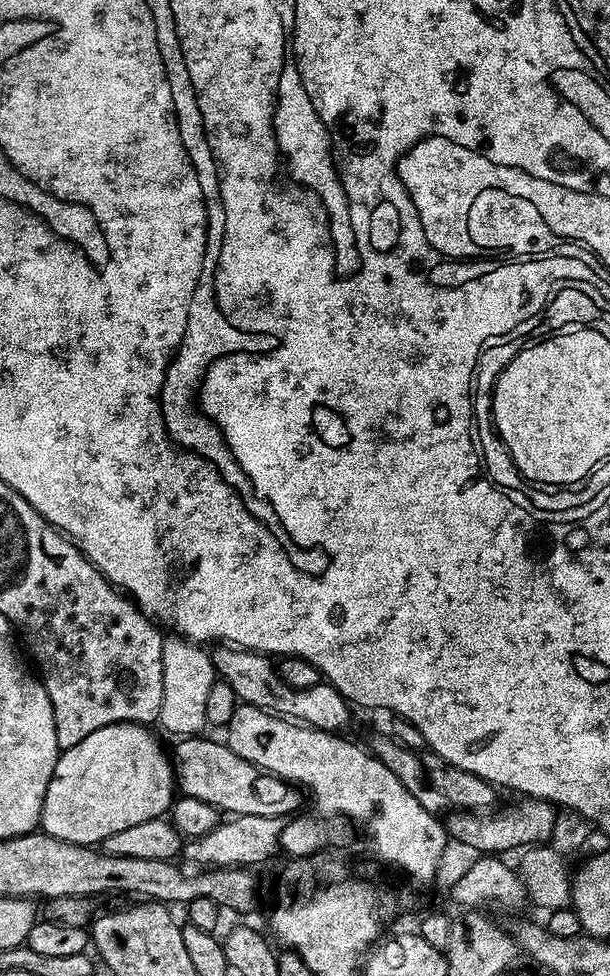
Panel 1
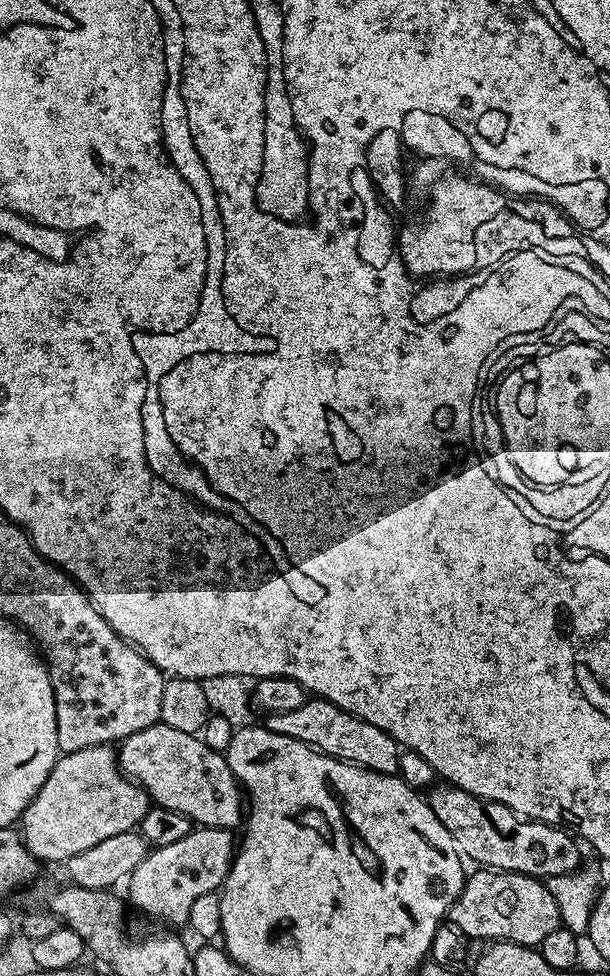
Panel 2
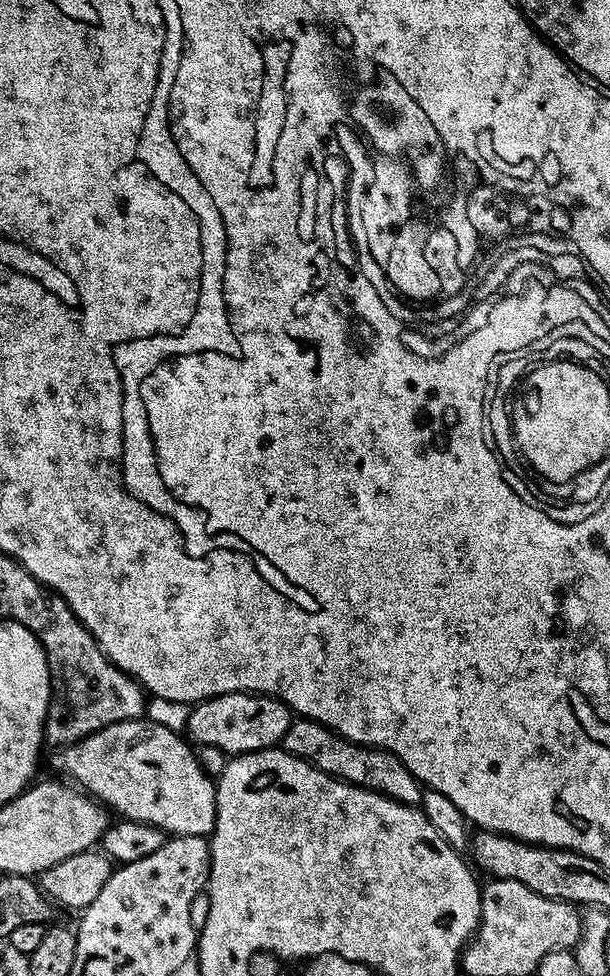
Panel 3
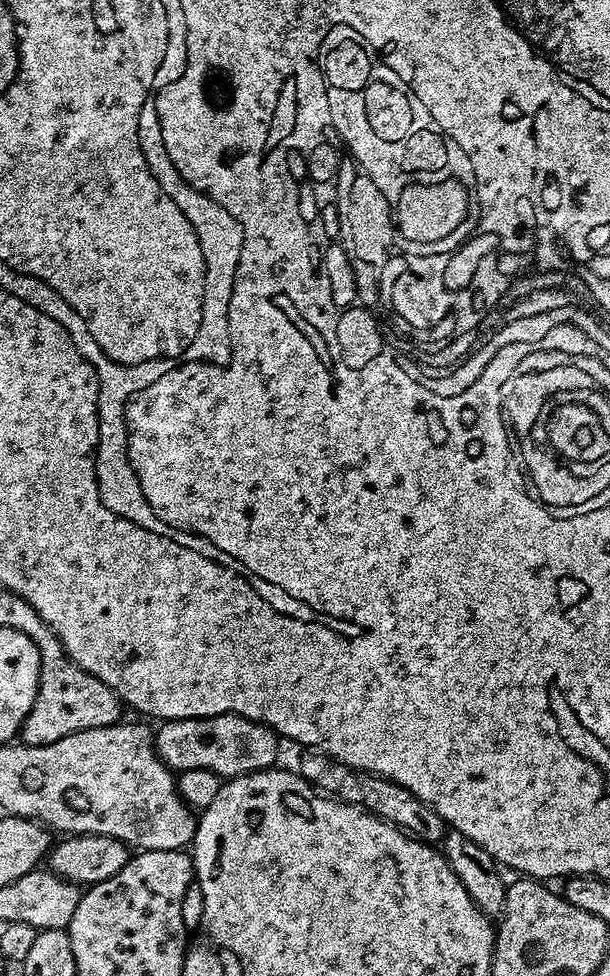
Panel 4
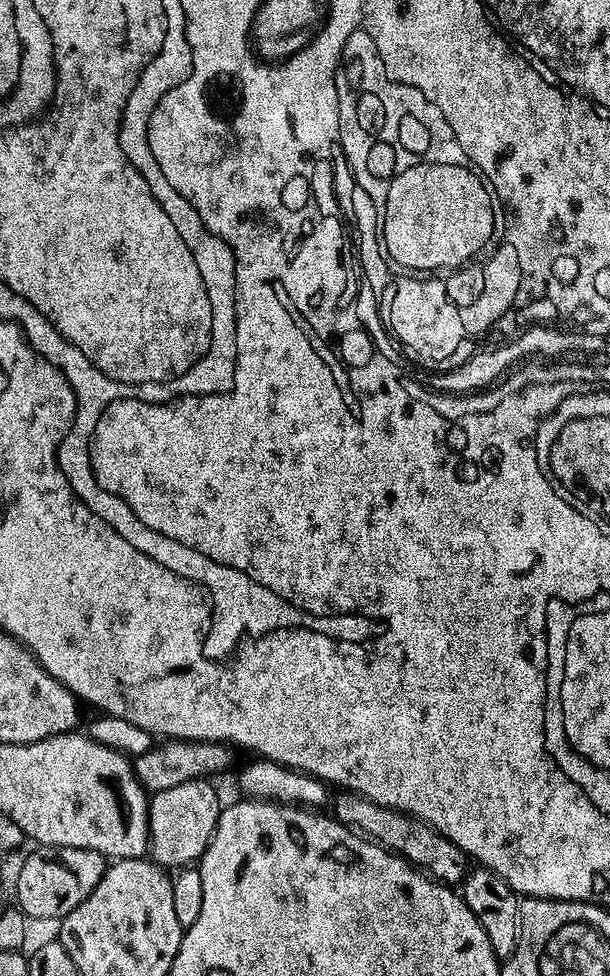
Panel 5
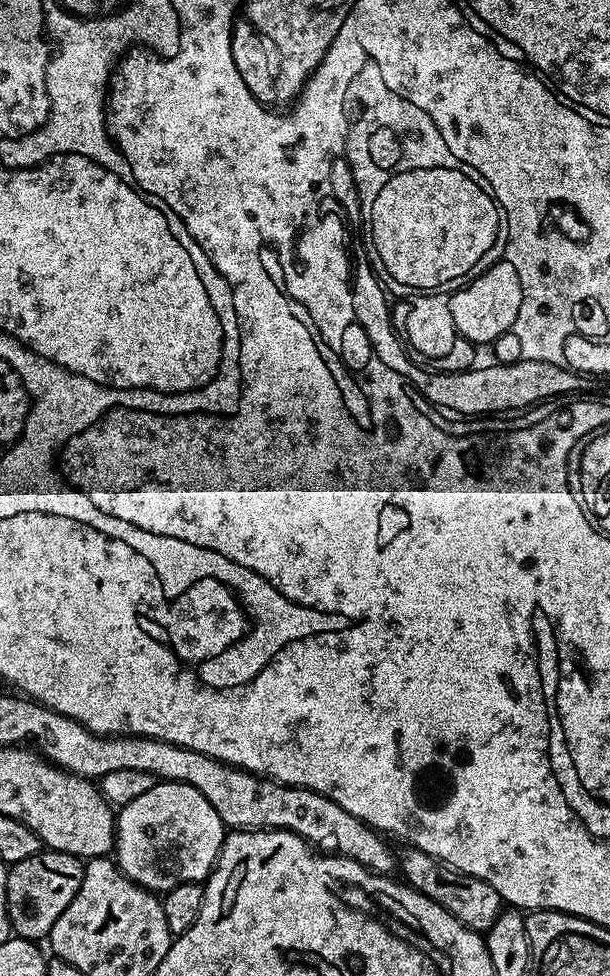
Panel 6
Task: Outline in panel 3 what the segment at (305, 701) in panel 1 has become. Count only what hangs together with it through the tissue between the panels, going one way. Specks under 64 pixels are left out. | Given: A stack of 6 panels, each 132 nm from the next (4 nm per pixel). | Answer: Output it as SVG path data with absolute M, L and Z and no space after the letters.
M293 719L290 730L286 730L284 735L282 747L284 751L300 757L307 764L312 764L338 780L356 784L360 788L368 788L371 792L381 792L383 796L389 796L391 800L403 804L419 805L424 793L420 781L414 778L414 774L410 774L410 770L406 770L404 763L394 753L384 748L369 748L347 740L344 736L334 735L331 728L316 720Z

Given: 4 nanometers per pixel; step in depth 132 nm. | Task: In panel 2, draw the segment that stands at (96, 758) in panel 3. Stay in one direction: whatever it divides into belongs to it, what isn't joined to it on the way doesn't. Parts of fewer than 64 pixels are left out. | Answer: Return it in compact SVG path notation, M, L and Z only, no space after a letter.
M162 723L146 726L146 730L138 730L138 734L130 734L125 740L119 741L118 759L121 772L147 792L149 801L155 807L186 814L186 818L190 818L193 825L202 828L236 830L241 827L242 817L246 812L242 786L230 770L227 755L206 746L199 735L174 730L174 726Z

